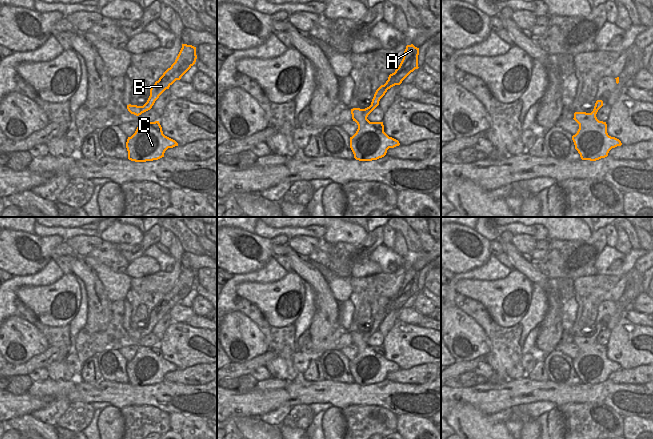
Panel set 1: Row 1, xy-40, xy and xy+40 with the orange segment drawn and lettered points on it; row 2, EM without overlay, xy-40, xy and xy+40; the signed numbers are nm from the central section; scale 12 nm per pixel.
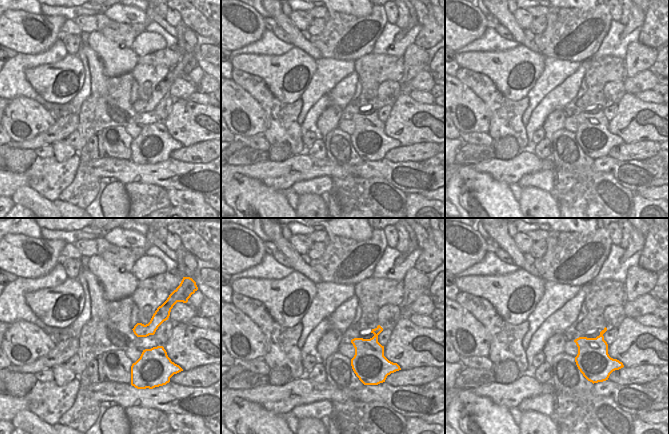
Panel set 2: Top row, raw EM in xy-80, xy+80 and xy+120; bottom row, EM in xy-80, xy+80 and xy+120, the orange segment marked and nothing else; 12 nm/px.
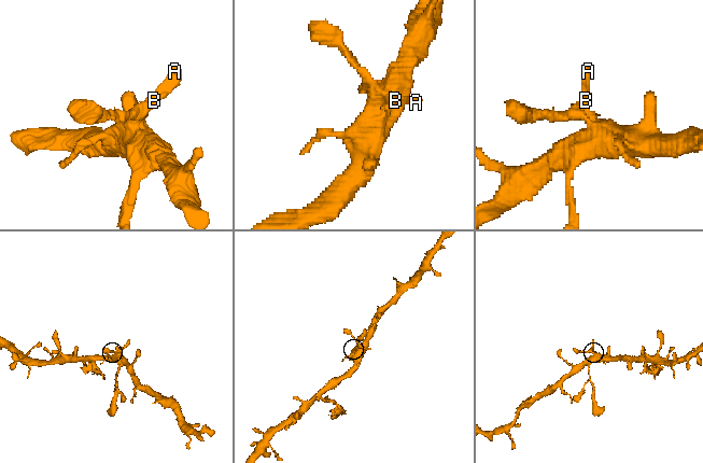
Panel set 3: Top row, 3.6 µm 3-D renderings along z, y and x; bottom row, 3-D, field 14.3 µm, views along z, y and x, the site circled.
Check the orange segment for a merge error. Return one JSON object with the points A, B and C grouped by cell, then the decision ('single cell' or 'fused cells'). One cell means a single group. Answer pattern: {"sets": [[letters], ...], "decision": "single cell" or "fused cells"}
{"sets": [["A", "B", "C"]], "decision": "single cell"}

